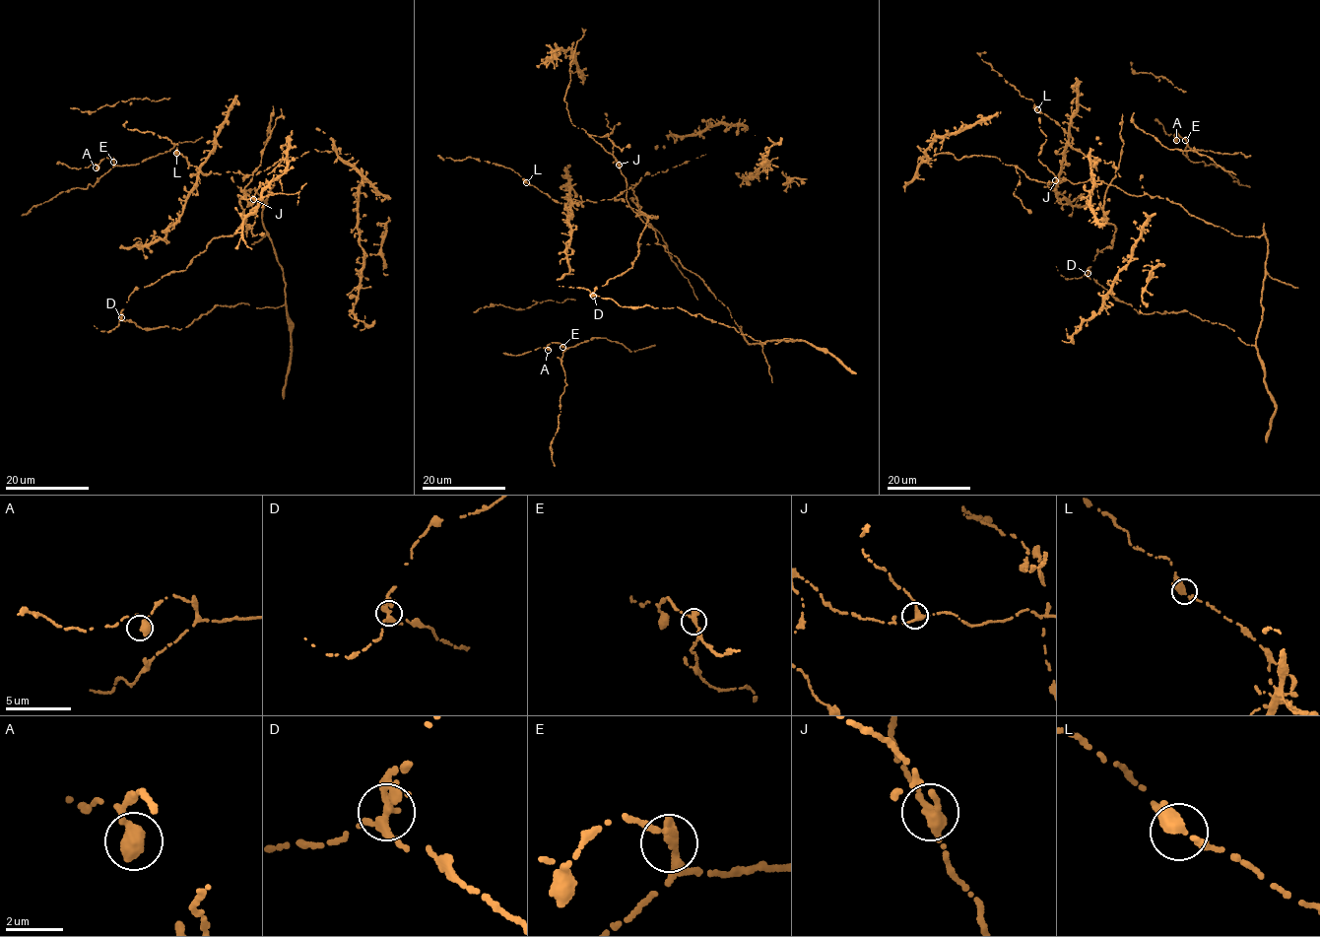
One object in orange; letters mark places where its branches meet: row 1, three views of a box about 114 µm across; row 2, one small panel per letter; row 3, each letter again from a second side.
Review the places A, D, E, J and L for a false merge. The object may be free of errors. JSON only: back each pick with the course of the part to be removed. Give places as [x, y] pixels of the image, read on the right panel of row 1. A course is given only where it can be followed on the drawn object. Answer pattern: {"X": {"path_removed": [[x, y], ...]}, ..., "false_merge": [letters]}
{"false_merge": ["D"]}

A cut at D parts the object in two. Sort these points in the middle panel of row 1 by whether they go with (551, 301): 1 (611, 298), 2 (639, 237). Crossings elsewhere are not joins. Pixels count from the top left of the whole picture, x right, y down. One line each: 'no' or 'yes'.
1: yes
2: no

